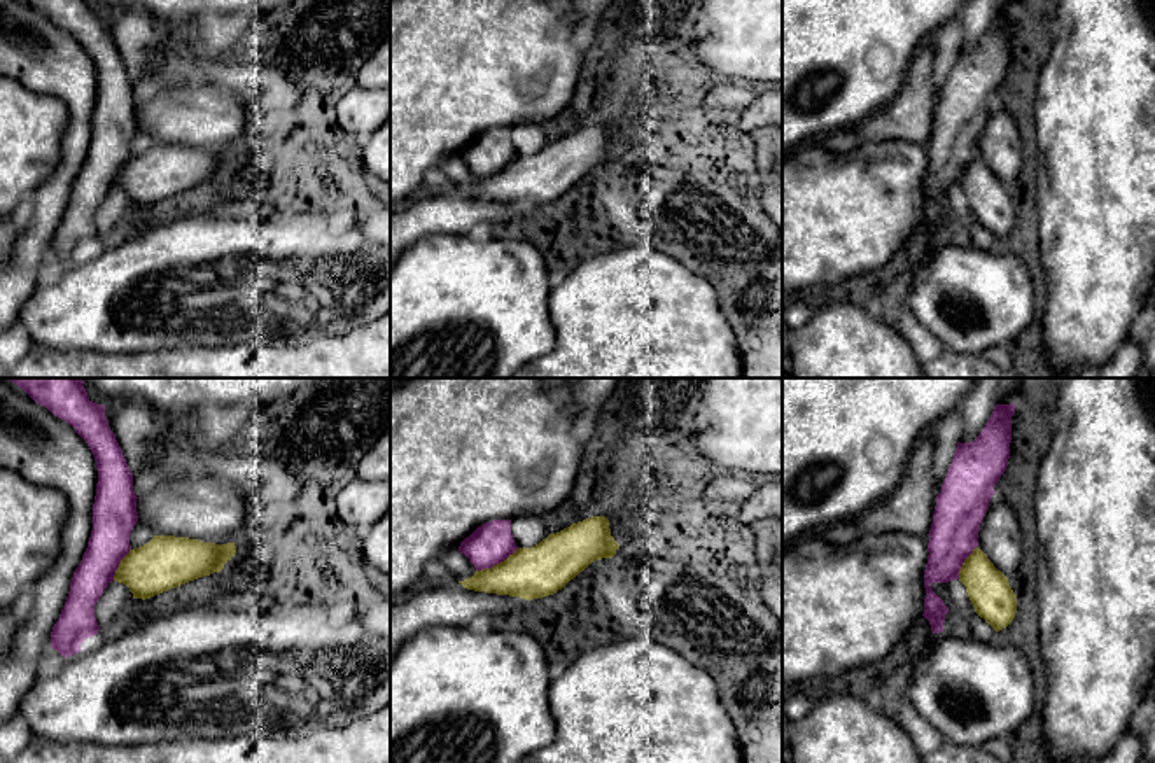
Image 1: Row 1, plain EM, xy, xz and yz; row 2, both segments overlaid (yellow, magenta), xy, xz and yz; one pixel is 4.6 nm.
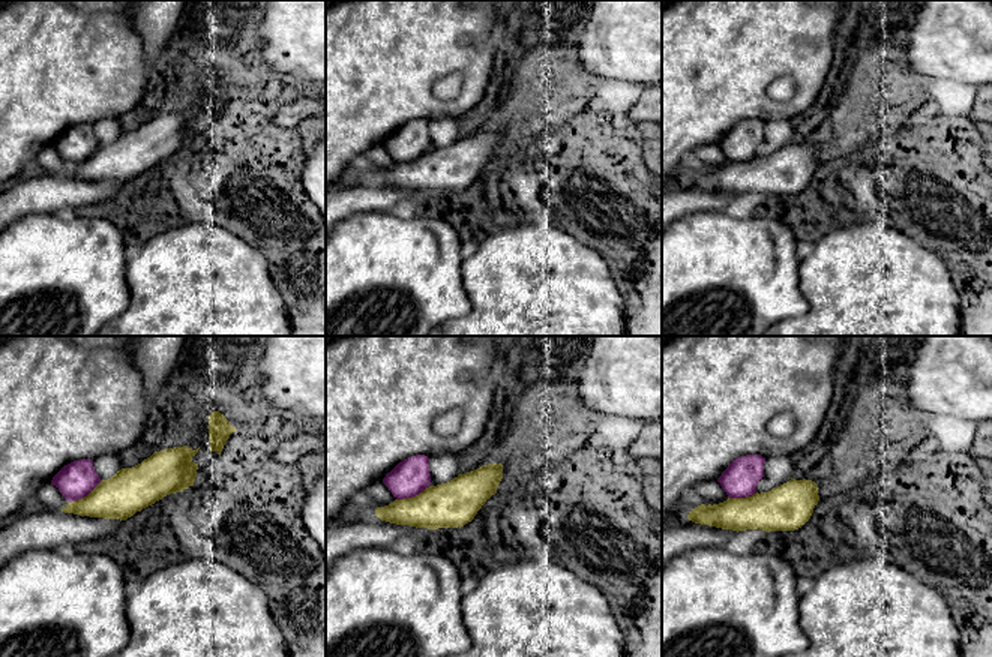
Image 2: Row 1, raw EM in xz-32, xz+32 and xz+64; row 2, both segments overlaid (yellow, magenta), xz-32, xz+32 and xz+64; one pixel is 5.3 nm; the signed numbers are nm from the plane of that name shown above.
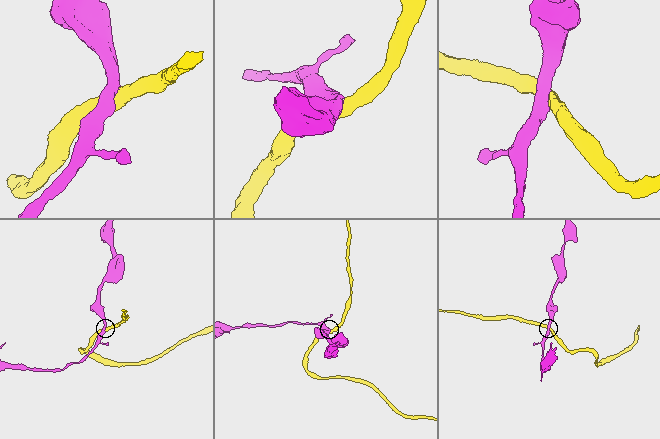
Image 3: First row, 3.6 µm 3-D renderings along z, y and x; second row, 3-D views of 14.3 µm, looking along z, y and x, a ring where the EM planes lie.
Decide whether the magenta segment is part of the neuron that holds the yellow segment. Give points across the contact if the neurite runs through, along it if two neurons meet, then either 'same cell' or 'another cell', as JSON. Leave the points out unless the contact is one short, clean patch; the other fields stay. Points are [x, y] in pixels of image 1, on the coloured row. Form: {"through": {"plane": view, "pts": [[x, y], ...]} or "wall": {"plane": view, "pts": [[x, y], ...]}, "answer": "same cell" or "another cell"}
{"wall": {"plane": "xz", "pts": [[518, 548], [490, 567], [476, 571]]}, "answer": "another cell"}

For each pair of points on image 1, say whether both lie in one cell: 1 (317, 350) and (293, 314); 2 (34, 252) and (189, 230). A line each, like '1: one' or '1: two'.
1: two
2: two

